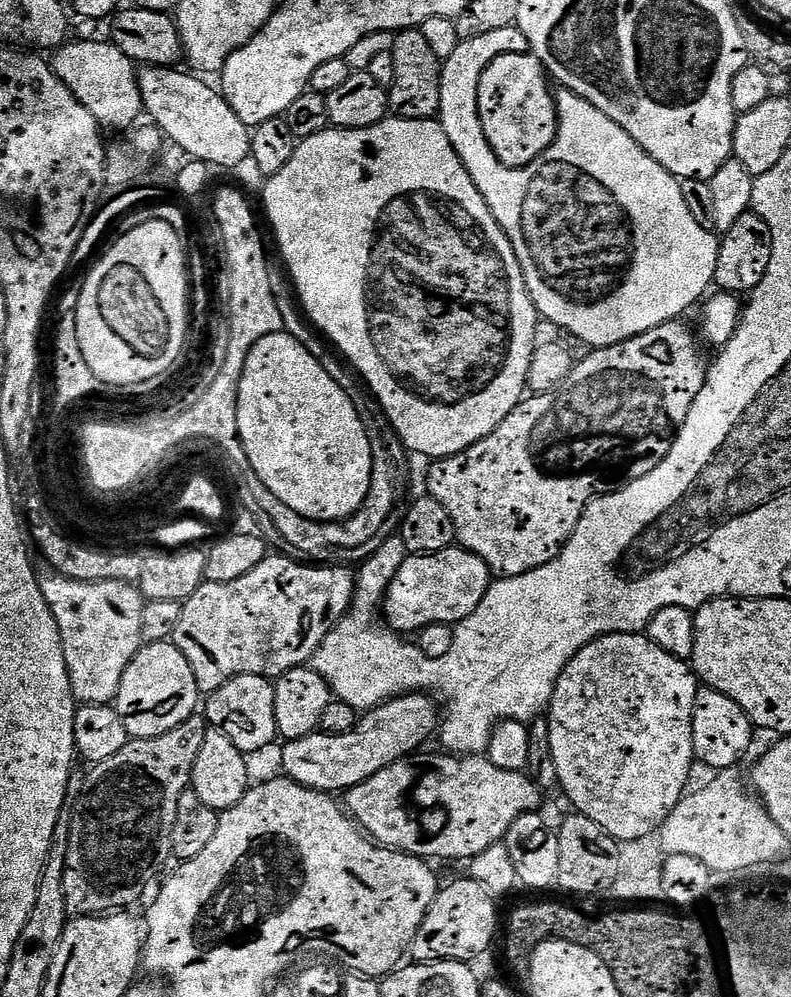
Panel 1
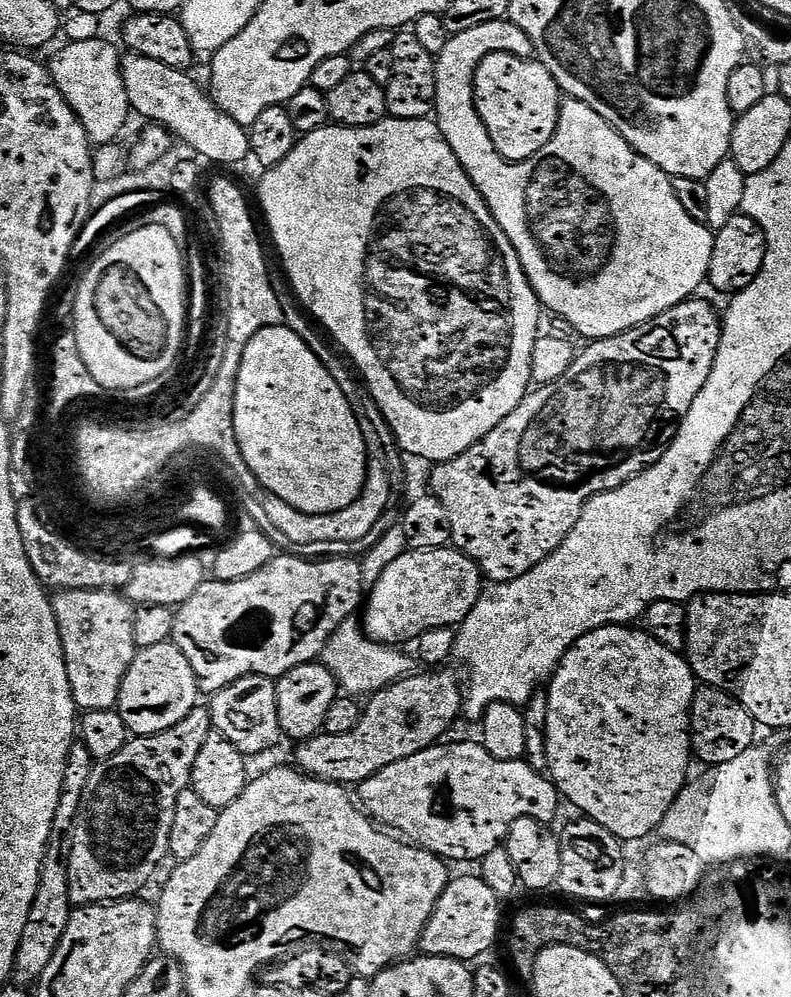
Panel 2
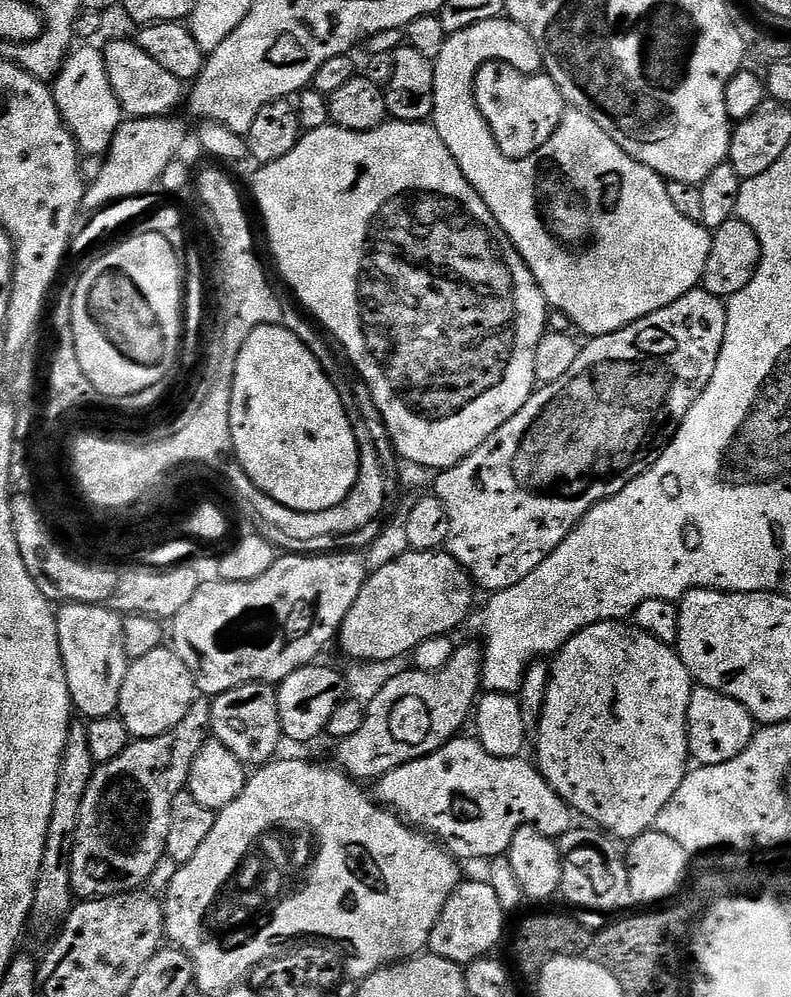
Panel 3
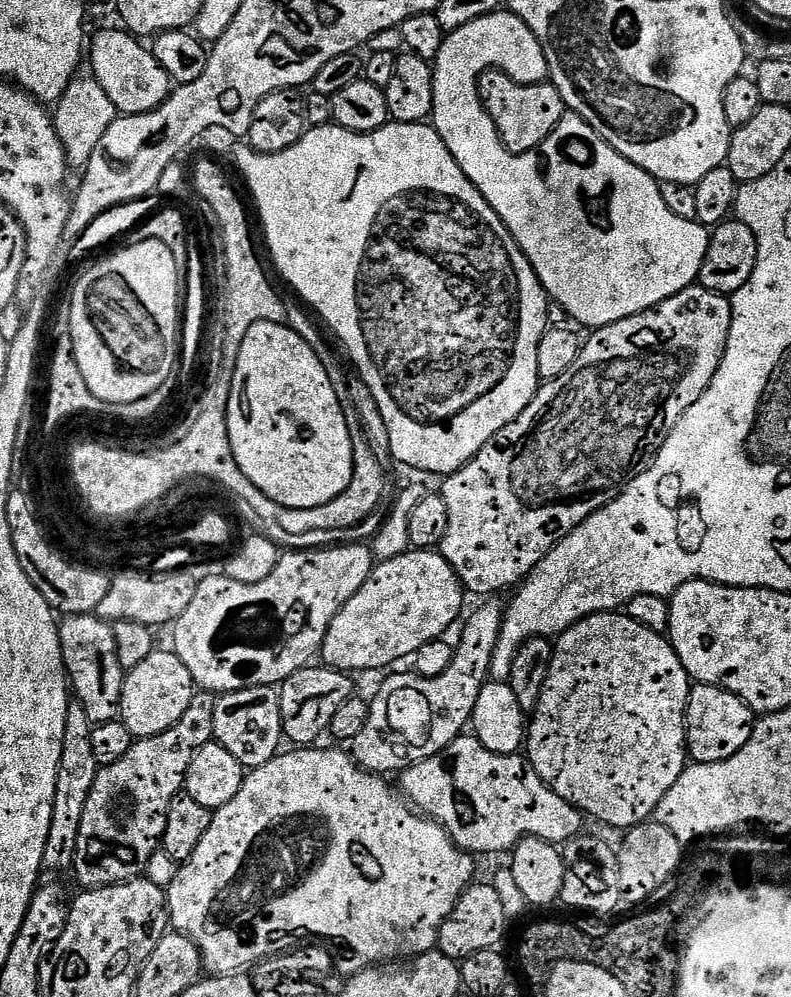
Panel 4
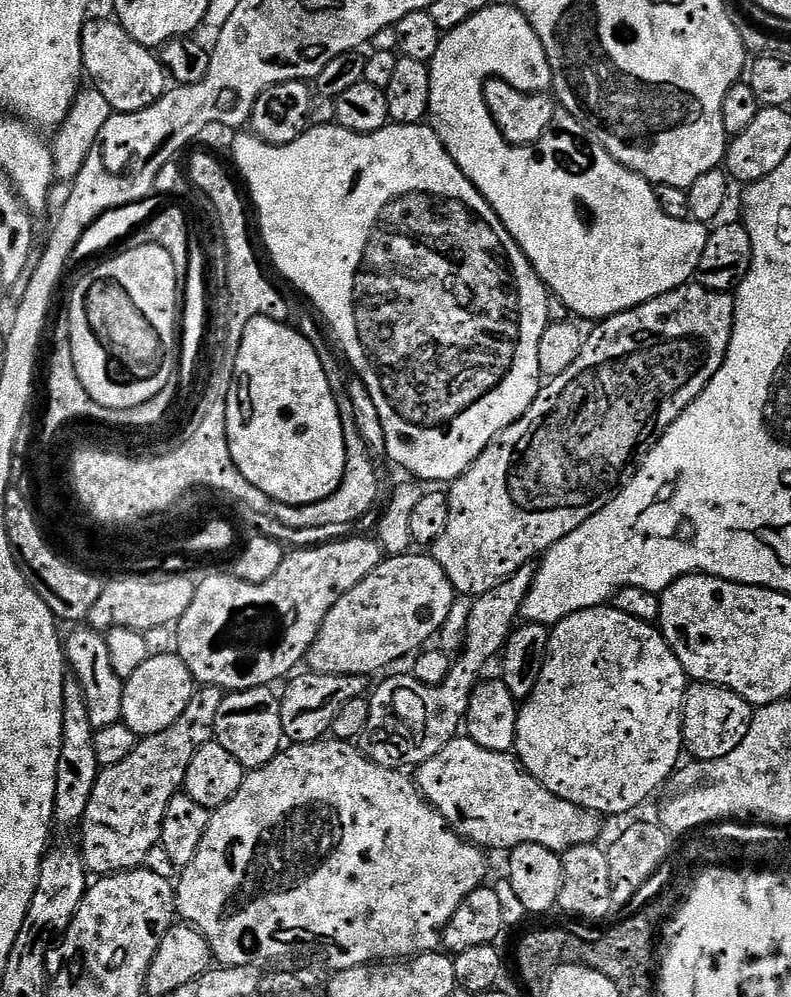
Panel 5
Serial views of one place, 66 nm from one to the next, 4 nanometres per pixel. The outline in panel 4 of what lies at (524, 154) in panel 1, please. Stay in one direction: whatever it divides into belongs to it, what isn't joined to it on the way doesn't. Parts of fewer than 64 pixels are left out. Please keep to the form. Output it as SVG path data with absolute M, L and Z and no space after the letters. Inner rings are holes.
M488 69L480 76L478 86L480 100L499 132L500 141L503 142L505 148L514 154L532 152L539 148L541 142L553 132L558 122L566 114L564 99L561 98L557 88L550 82L522 84L514 82L505 72Z

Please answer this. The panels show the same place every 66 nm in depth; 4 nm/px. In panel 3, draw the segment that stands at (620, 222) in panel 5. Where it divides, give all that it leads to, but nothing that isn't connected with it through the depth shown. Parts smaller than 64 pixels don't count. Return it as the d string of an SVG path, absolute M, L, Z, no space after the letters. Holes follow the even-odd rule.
M507 18L478 22L478 26L470 26L458 34L449 36L446 46L442 46L442 54L438 54L438 58L434 61L436 65L434 70L434 110L430 117L430 123L433 128L438 130L438 138L442 138L442 142L446 142L446 150L450 150L450 154L454 154L464 177L470 181L476 193L486 202L486 206L492 211L504 233L512 239L512 244L519 250L520 257L534 274L534 278L538 282L542 294L548 299L549 305L555 311L557 308L562 315L569 316L585 332L585 337L591 338L610 334L614 330L622 330L626 326L630 326L630 322L638 322L638 318L646 318L646 314L654 314L654 310L662 310L666 306L670 306L670 302L682 298L682 294L691 292L693 288L697 287L703 281L706 258L710 254L710 246L712 245L709 229L693 217L692 221L690 217L683 216L679 206L672 201L672 196L668 193L669 185L664 177L654 170L642 166L642 162L630 158L630 154L626 154L626 150L622 150L622 146L618 146L618 142L614 142L614 138L610 138L610 134L606 134L606 130L602 130L602 126L598 126L598 122L594 122L594 118L583 114L565 115L561 124L554 130L550 140L536 153L532 153L529 157L524 157L521 160L511 160L503 156L490 126L485 122L475 102L475 76L484 63L489 63L492 60L509 63L510 66L514 66L515 70L526 73L539 73L544 67L544 59L534 42L534 38L530 38L530 34L522 26L518 26Z

